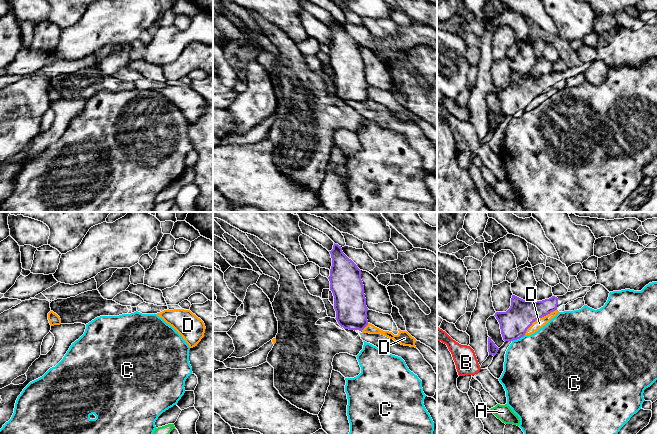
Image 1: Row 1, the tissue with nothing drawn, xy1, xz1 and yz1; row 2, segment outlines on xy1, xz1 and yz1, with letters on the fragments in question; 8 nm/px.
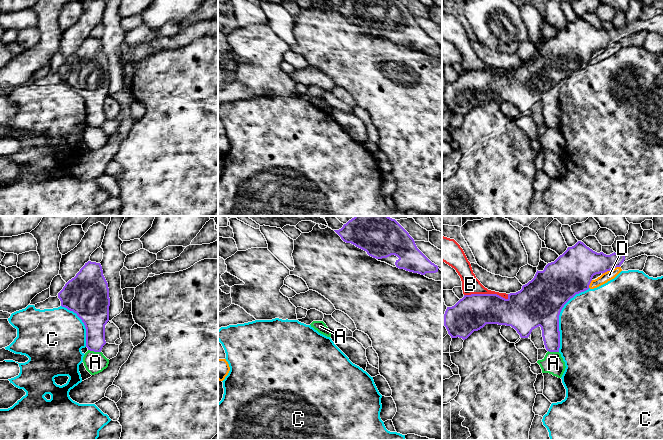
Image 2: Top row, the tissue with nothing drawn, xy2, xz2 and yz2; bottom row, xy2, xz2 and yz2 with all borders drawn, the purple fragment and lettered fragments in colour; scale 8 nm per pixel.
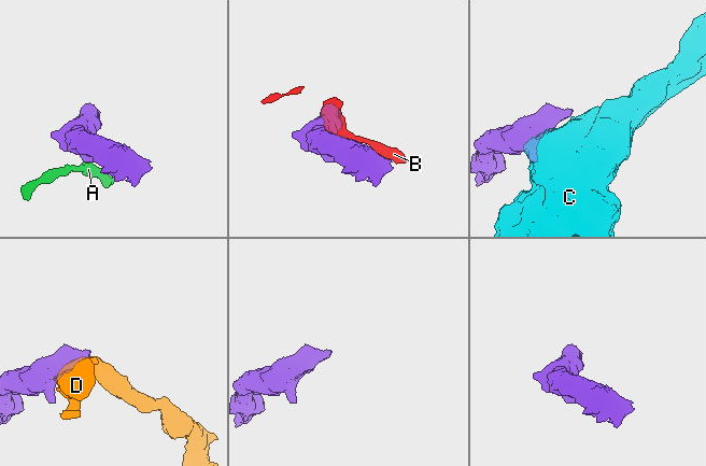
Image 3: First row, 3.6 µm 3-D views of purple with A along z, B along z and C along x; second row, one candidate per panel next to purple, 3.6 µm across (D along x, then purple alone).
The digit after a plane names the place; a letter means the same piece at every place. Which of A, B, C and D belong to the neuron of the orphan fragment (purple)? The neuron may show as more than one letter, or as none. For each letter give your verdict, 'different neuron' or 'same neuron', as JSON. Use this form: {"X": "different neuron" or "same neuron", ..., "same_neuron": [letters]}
{"A": "different neuron", "B": "different neuron", "C": "different neuron", "D": "different neuron", "same_neuron": []}

